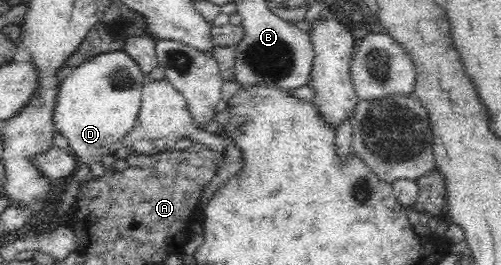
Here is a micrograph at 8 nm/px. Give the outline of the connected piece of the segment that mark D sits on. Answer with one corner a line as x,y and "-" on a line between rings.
123,50
102,53
73,67
58,84
54,126
69,142
78,164
85,164
95,178
104,175
102,159
121,147
121,140
136,124
147,76

